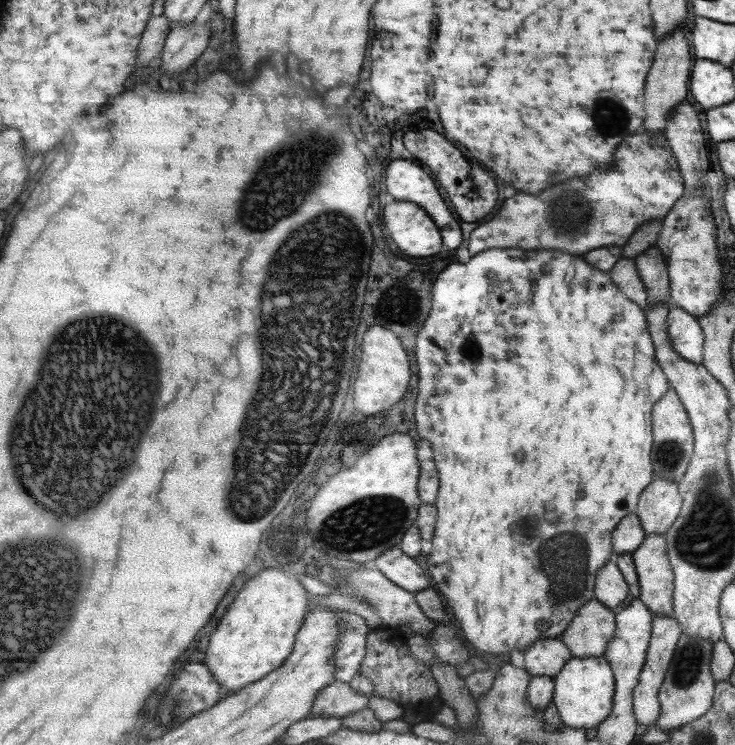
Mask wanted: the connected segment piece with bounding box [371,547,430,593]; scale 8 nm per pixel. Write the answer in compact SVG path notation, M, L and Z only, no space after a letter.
M400 547L386 550L372 561L371 566L378 568L382 574L387 575L391 582L404 590L414 593L430 588L428 574L412 560L411 556L406 556Z

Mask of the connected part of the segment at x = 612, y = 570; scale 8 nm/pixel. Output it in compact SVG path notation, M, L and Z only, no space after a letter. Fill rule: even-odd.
M607 562L599 570L595 581L595 598L604 606L614 610L628 598L628 586L622 578L622 572L616 568L616 562Z

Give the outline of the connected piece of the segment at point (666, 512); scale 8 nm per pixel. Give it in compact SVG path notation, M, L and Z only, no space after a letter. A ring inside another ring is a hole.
M656 478L646 489L643 490L639 498L639 506L636 515L639 516L640 522L643 522L643 529L648 534L658 533L666 534L671 526L682 514L683 496L679 493L679 483L669 481L668 479Z

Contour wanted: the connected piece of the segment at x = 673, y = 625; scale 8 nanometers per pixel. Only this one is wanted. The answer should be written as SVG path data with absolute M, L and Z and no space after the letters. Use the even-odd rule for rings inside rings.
M654 615L654 624L651 628L650 648L647 650L645 663L639 686L634 690L633 710L637 718L637 725L654 726L659 717L662 706L659 703L659 690L662 688L664 677L671 666L677 645L683 636L683 627L674 616Z

